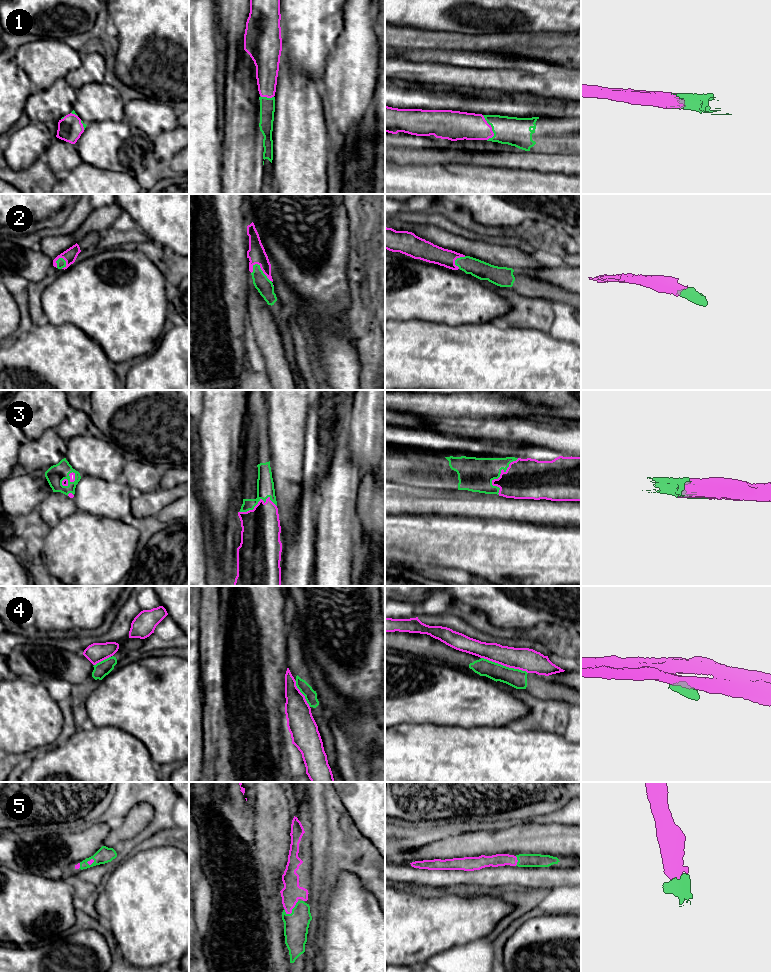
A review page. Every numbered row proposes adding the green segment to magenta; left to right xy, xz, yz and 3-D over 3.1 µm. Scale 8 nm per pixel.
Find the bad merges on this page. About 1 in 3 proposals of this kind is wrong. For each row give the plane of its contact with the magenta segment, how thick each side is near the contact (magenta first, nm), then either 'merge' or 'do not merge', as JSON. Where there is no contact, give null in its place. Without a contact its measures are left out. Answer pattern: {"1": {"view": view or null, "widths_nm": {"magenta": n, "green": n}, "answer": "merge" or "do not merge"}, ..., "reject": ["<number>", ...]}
{"1": {"view": "yz", "widths_nm": {"magenta": 220, "green": 220}, "answer": "merge"}, "2": {"view": "xz", "widths_nm": {"magenta": 140, "green": 130}, "answer": "merge"}, "3": {"view": "yz", "widths_nm": {"magenta": 320, "green": 280}, "answer": "merge"}, "4": {"view": "yz", "widths_nm": {"magenta": 190, "green": 150}, "answer": "do not merge"}, "5": {"view": "xz", "widths_nm": {"magenta": 150, "green": 200}, "answer": "merge"}, "reject": ["4"]}

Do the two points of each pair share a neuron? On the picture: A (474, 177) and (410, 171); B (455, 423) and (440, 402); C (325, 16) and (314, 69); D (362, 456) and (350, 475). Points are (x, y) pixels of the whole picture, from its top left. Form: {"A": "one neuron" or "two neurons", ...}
{"A": "one neuron", "B": "two neurons", "C": "one neuron", "D": "two neurons"}

